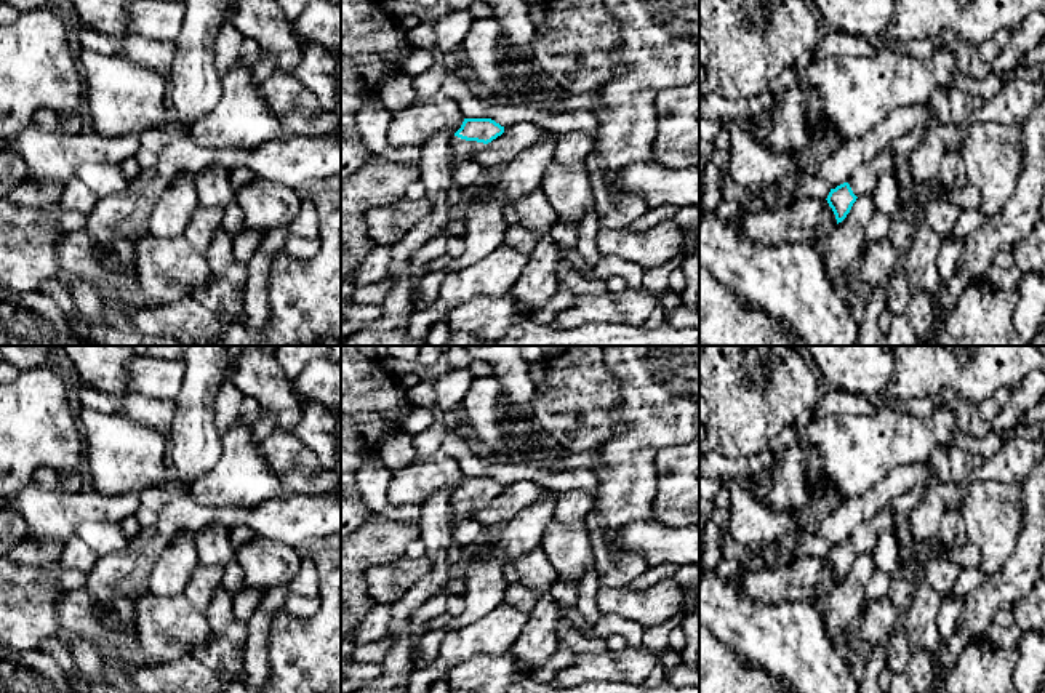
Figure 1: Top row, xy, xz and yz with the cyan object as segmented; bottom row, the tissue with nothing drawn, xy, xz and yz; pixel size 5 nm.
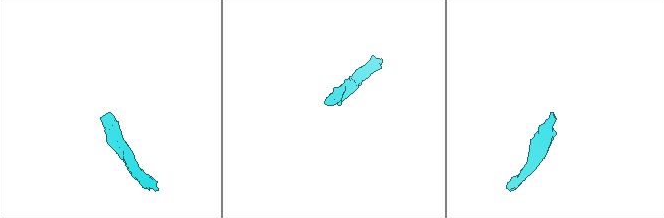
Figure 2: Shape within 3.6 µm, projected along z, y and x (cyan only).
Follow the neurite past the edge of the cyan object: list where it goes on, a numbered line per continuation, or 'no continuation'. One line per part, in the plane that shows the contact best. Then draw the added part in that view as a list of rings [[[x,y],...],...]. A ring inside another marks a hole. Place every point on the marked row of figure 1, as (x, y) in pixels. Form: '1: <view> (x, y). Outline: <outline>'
1: xz (461, 149). Outline: [[[451,136],[451,168],[456,170],[459,165],[470,163],[472,155],[483,149],[486,144],[477,141],[466,141],[458,136]]]

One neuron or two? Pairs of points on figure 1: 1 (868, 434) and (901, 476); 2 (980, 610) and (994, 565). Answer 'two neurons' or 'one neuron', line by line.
1: two neurons
2: two neurons

